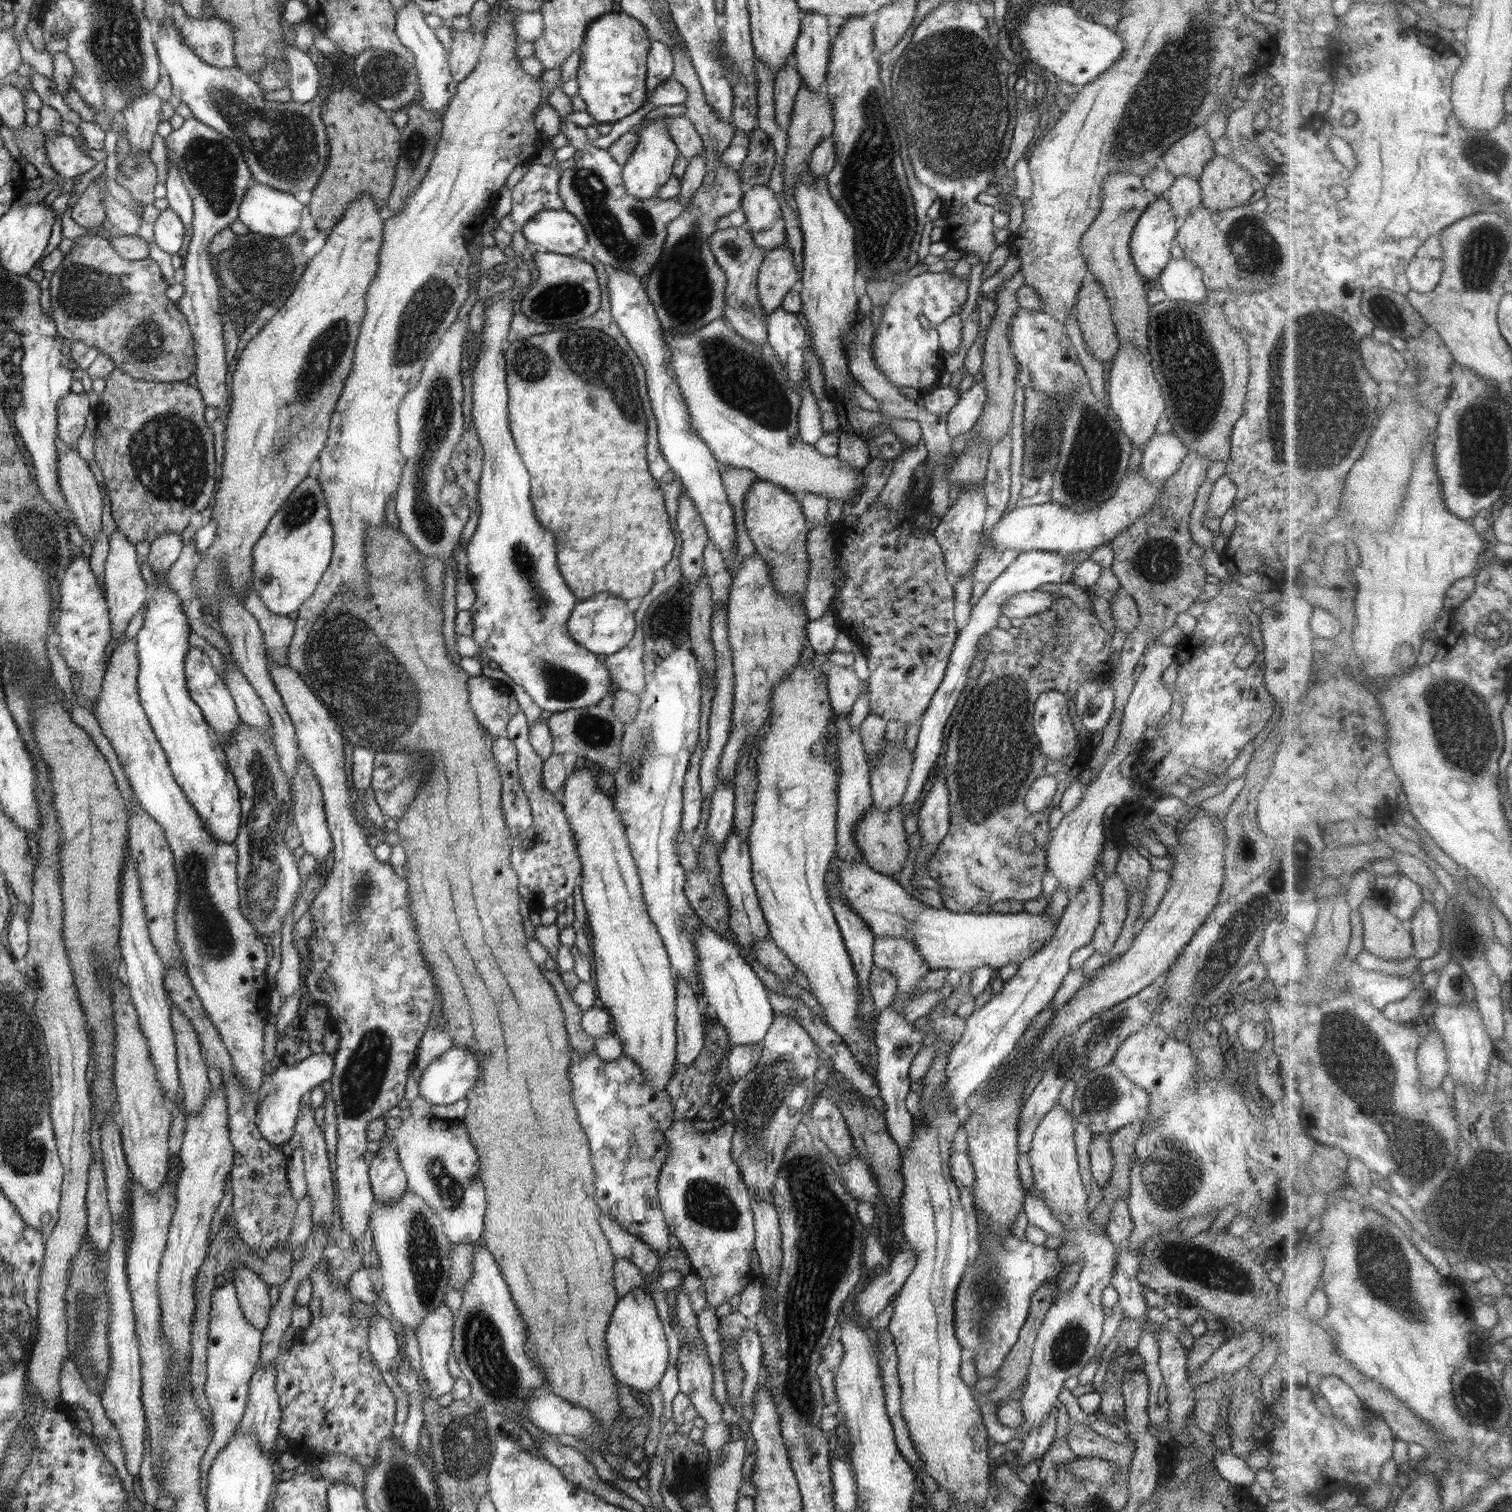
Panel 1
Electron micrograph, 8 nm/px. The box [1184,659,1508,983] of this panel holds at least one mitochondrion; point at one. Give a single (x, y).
(1458, 726)

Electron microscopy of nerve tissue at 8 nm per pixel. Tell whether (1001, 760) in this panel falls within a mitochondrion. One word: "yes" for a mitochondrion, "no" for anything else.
yes

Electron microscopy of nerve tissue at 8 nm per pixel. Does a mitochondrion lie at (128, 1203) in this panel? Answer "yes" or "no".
no

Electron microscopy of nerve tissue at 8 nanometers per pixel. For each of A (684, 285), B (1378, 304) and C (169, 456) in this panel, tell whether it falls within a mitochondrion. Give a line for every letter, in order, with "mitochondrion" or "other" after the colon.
A: mitochondrion
B: mitochondrion
C: mitochondrion

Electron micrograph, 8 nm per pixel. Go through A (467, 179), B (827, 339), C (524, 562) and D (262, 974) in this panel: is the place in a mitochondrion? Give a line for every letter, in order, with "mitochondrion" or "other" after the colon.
A: other
B: other
C: mitochondrion
D: other

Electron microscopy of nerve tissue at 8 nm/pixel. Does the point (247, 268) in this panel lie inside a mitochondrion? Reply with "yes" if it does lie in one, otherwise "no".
yes

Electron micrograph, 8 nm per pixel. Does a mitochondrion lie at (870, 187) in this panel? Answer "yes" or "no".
yes

